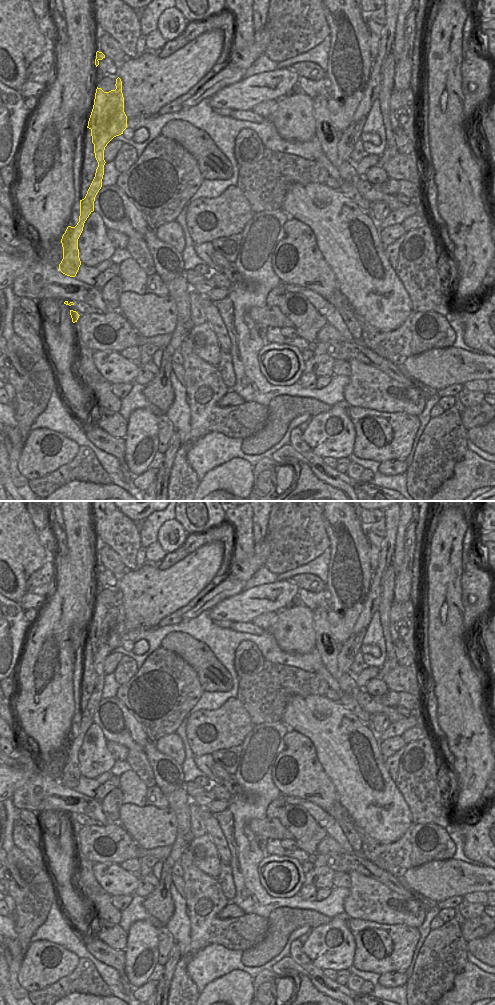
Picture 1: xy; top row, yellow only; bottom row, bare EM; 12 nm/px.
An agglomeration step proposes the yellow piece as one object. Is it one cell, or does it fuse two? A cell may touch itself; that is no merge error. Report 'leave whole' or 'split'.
split

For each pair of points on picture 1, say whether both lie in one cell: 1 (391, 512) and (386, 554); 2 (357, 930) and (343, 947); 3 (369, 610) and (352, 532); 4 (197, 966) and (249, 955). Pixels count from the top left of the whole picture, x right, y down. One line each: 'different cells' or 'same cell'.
1: same cell
2: different cells
3: different cells
4: different cells

